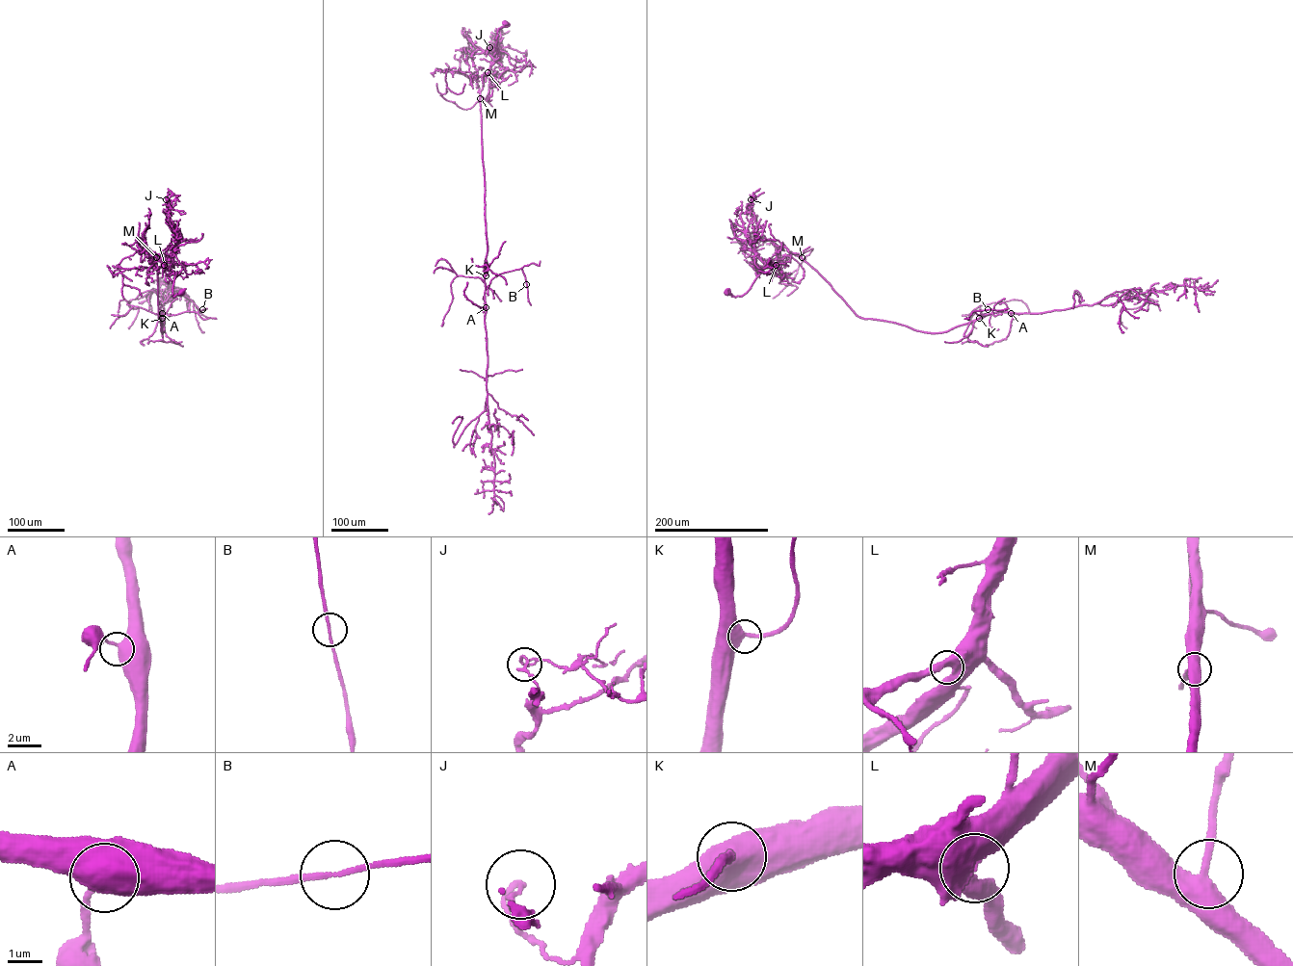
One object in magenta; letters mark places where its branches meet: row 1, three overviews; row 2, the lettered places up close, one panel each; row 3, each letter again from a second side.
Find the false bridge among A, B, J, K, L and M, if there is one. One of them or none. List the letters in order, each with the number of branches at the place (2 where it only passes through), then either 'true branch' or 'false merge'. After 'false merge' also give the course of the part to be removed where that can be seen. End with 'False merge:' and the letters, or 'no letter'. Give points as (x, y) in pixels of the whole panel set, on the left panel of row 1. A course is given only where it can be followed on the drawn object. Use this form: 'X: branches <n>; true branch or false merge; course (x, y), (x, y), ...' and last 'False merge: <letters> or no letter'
A: branches 2; true branch
B: branches 2; true branch
J: branches 2; false merge; course (166, 199), (171, 201), (178, 195), (168, 189)
K: branches 2; true branch
L: branches 2; true branch
M: branches 2; true branch
False merge: J

